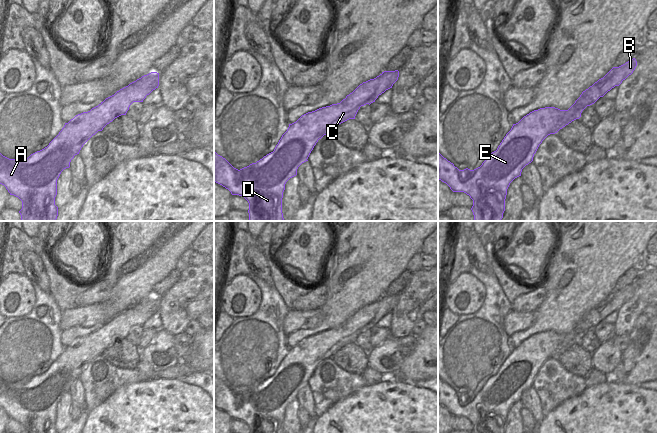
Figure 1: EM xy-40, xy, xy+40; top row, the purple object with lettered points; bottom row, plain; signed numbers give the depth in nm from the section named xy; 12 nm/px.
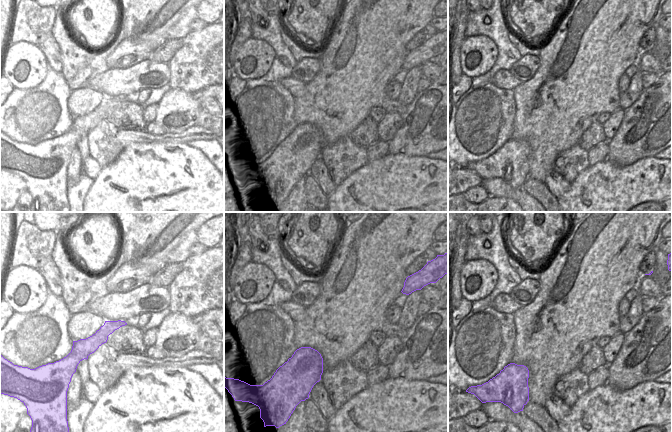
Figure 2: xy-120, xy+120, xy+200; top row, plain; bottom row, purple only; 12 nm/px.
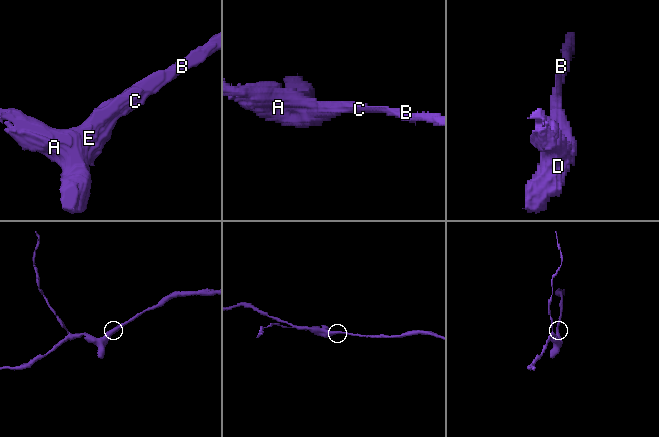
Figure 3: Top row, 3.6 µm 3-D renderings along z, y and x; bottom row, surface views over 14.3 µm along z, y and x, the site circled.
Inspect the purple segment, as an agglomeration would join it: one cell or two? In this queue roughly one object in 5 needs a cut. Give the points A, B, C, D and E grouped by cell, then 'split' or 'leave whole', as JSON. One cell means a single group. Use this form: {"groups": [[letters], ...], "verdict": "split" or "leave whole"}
{"groups": [["A", "B", "C", "D", "E"]], "verdict": "leave whole"}

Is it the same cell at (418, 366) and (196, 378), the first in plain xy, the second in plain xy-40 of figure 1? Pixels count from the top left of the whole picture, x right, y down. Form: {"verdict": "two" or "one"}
{"verdict": "two"}

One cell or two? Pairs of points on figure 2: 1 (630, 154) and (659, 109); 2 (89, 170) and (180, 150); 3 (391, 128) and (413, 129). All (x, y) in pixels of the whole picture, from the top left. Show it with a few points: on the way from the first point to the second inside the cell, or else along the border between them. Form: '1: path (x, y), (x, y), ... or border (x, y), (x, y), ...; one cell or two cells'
1: path (637, 143), (656, 120); one cell
2: border (102, 168), (94, 180); two cells
3: border (401, 114), (402, 125), (388, 142); two cells

